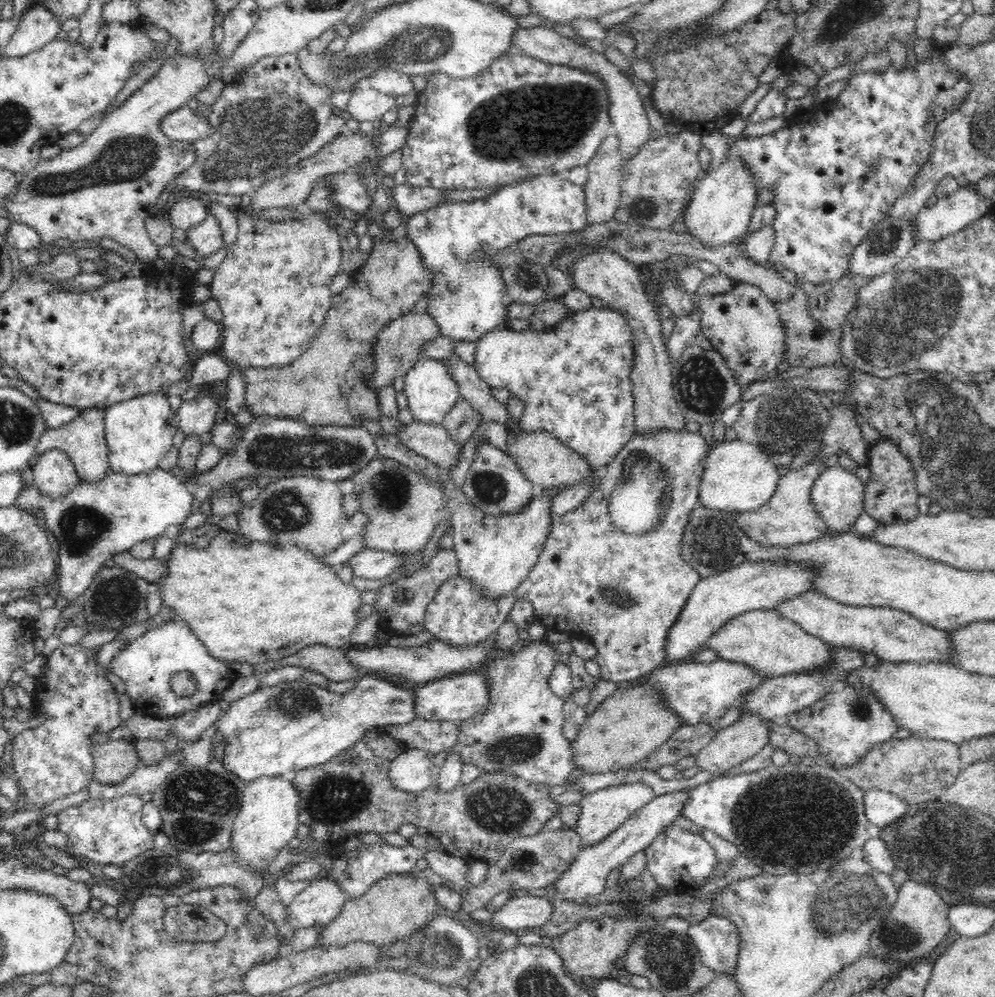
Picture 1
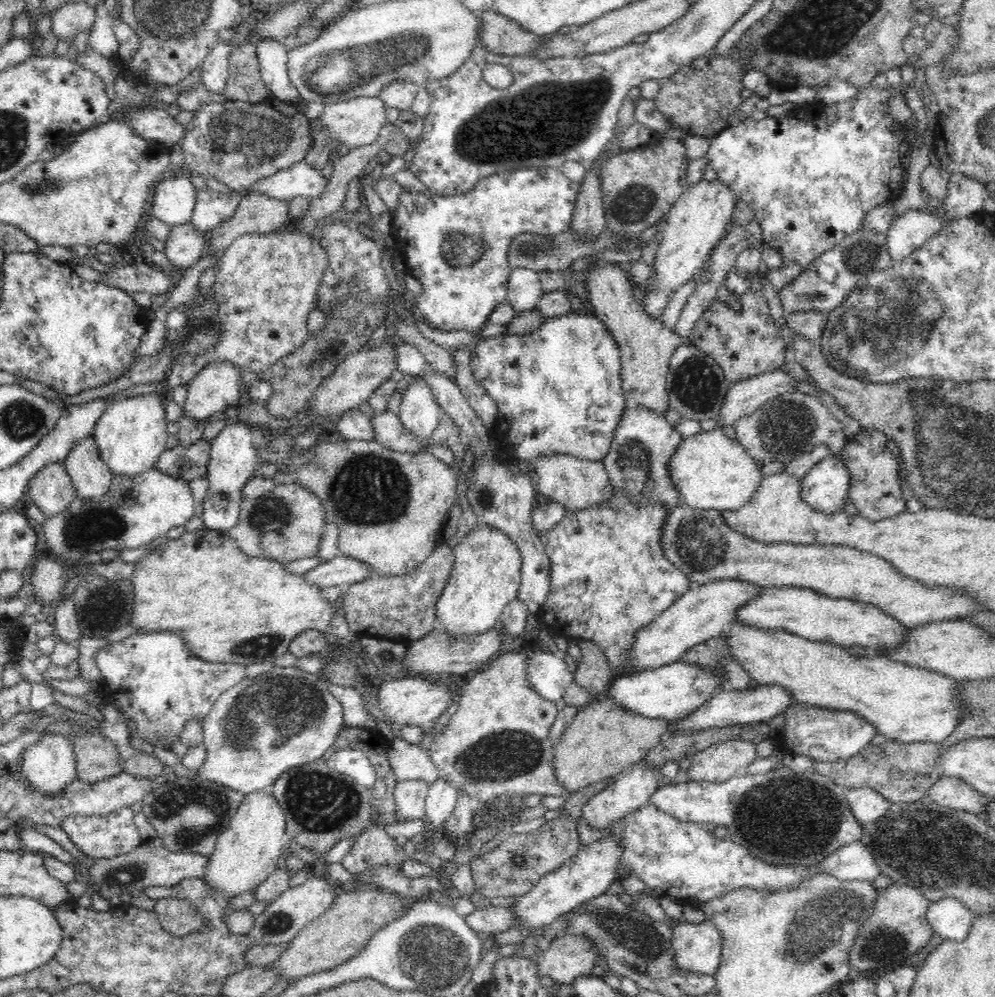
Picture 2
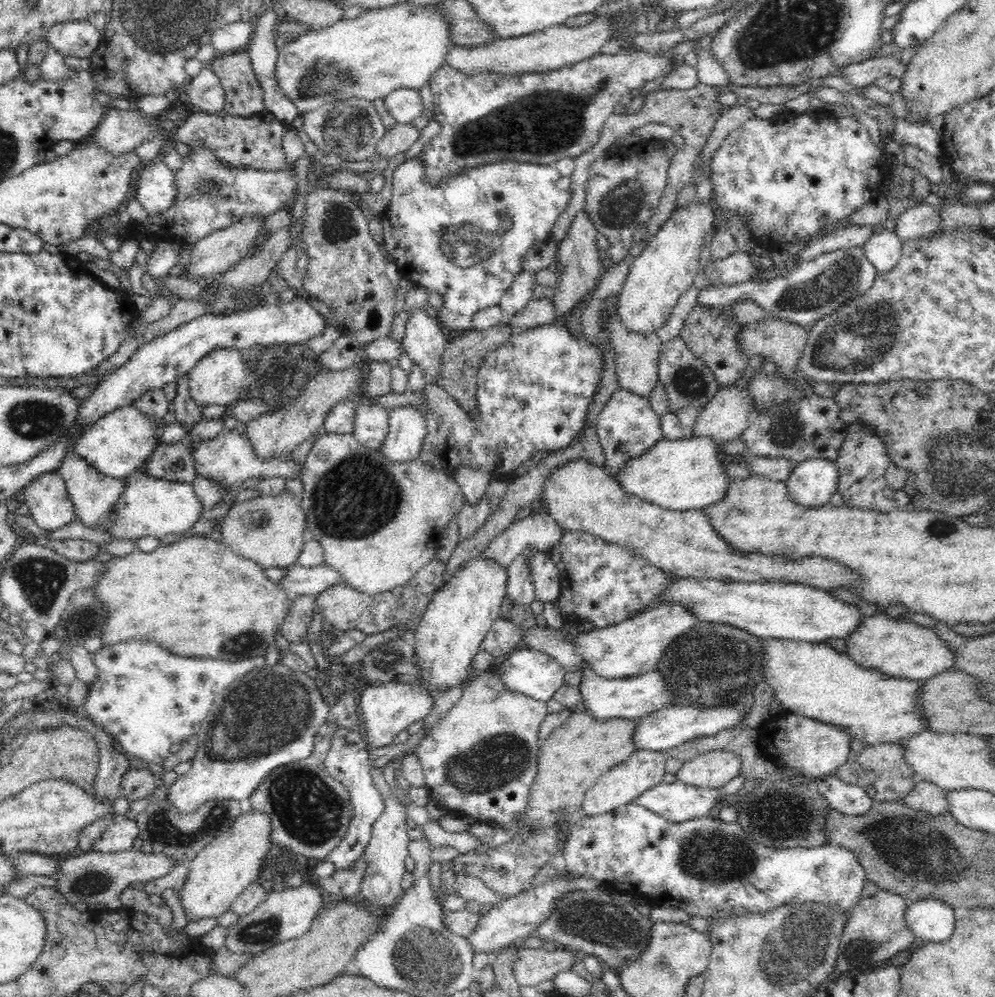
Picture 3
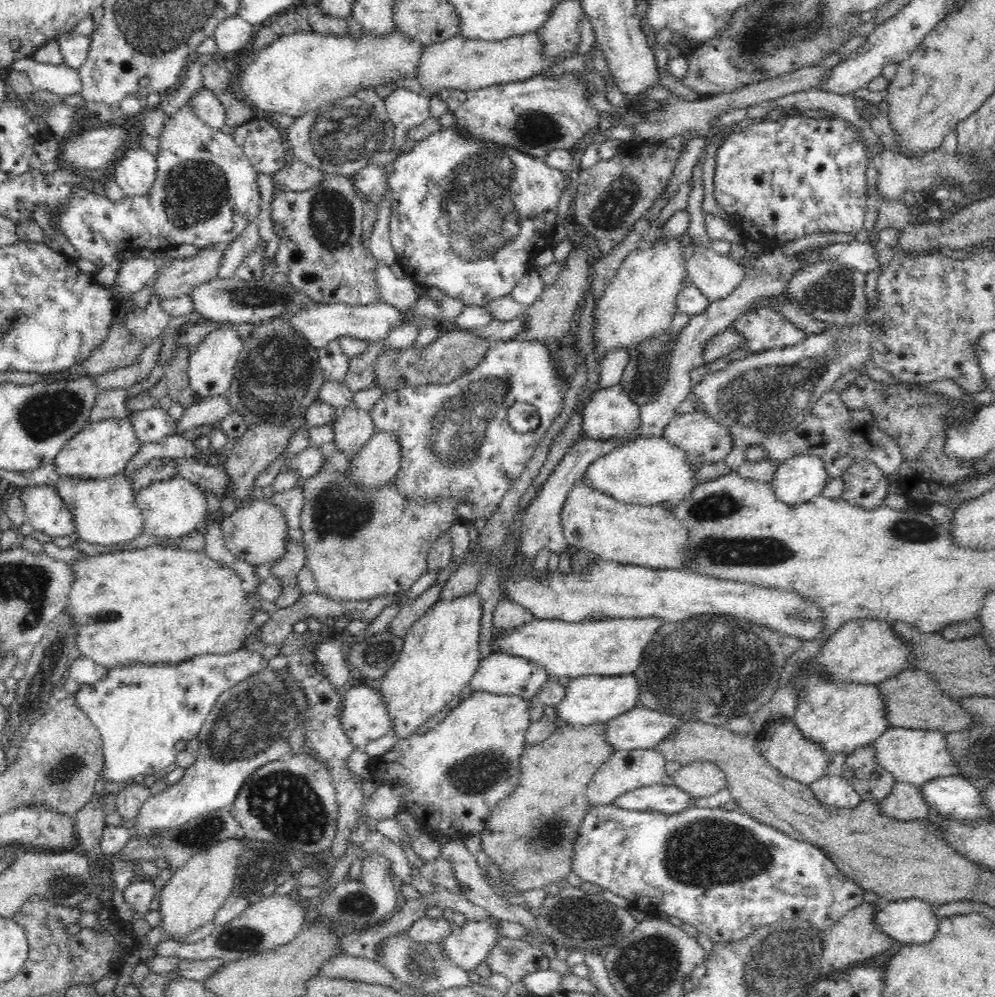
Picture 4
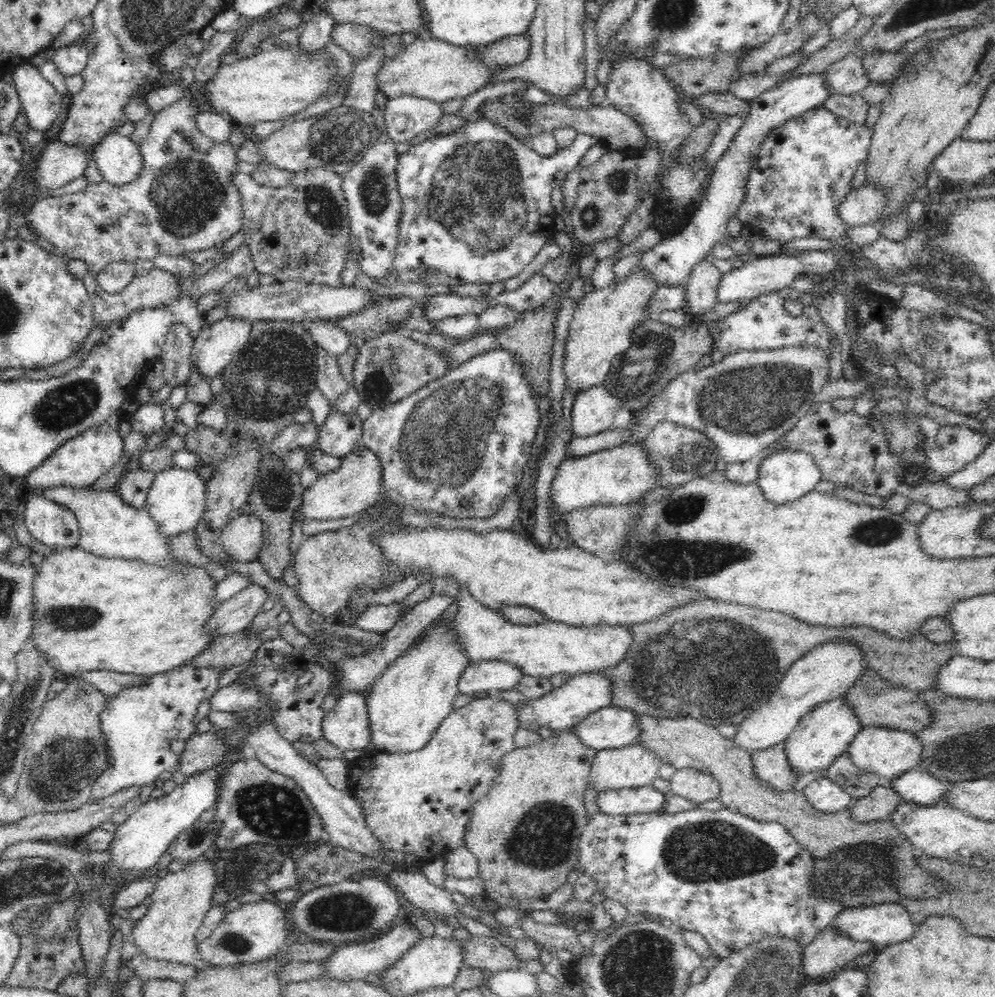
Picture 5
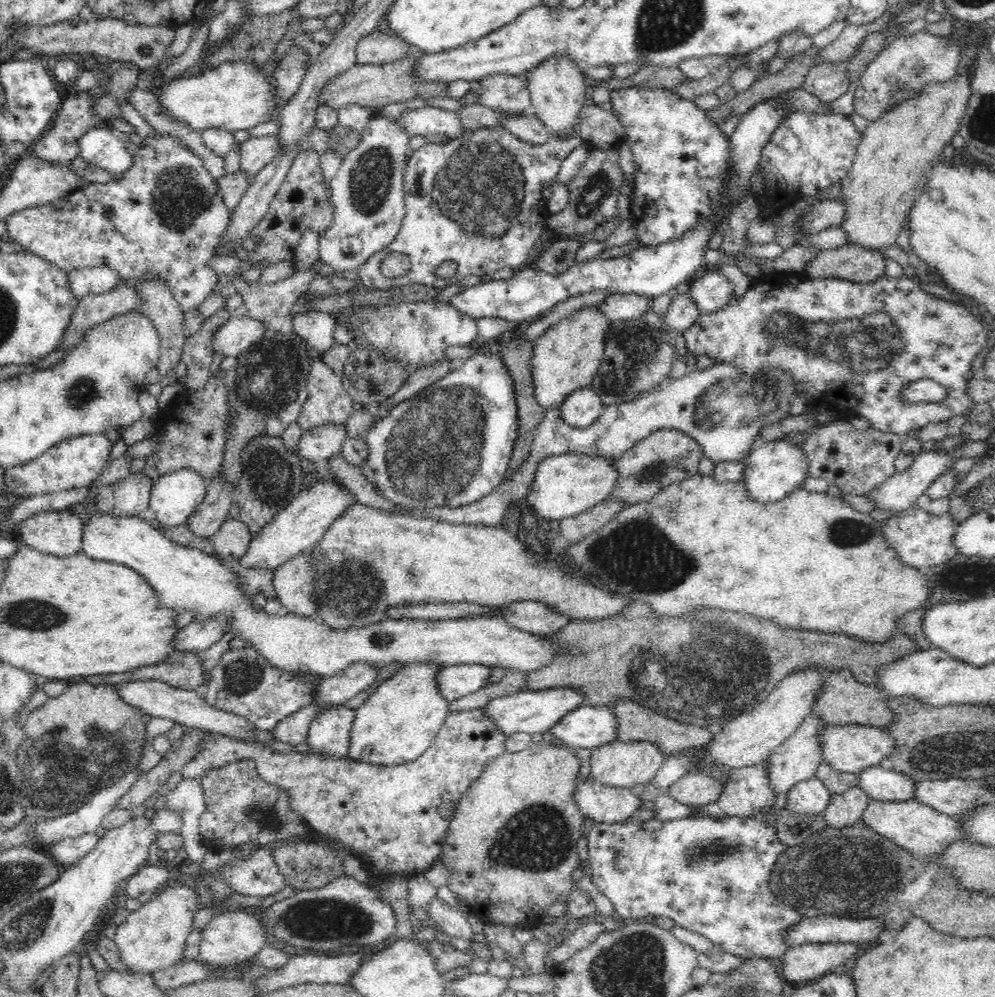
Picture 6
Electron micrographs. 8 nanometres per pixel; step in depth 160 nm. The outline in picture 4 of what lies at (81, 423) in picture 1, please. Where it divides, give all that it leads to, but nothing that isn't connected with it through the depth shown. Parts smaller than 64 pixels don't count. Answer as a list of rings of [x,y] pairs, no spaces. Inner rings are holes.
[[[120,472],[108,478],[71,478],[71,476],[66,476],[66,478],[60,477],[56,481],[55,489],[73,514],[75,532],[79,539],[90,544],[110,547],[130,542],[144,534],[144,515],[136,505],[131,478],[132,476],[124,476]]]

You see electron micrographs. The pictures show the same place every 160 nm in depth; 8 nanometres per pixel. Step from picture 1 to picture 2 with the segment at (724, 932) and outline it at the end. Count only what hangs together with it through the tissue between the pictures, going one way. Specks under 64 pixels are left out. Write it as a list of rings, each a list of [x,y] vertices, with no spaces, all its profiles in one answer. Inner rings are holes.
[[[706,920],[701,923],[680,922],[672,926],[672,934],[669,946],[673,951],[673,959],[678,968],[688,972],[710,975],[713,975],[718,970],[722,950],[722,937],[713,922]]]

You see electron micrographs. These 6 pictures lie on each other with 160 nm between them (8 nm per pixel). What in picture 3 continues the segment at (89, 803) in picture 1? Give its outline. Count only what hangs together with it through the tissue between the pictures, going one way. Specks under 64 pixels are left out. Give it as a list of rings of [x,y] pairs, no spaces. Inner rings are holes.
[[[115,816],[113,823],[96,839],[91,846],[92,851],[99,853],[119,853],[132,849],[134,840],[139,836],[137,822],[125,816]]]

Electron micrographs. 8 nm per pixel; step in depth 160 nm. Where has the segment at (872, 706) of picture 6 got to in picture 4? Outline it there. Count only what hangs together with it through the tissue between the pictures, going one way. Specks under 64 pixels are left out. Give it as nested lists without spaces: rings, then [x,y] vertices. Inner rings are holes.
[[[904,670],[904,674],[896,674],[888,680],[879,682],[877,687],[885,702],[886,720],[892,727],[938,730],[949,733],[973,727],[975,723],[975,718],[959,705],[957,699],[946,696],[932,681],[930,673],[925,671]]]

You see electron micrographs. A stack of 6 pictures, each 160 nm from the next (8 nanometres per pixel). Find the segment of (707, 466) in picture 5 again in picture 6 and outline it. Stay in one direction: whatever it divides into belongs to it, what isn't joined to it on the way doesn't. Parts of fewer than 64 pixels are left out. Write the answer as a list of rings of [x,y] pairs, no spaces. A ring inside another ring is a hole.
[[[676,429],[655,430],[614,458],[613,465],[619,475],[610,497],[627,506],[650,500],[664,487],[698,474],[698,464],[703,457],[703,448],[691,436]]]

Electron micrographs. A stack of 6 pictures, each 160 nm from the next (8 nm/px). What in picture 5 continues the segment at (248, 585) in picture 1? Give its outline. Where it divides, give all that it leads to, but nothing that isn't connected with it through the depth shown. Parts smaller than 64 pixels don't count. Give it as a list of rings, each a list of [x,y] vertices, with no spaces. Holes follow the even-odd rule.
[[[75,548],[59,549],[52,552],[48,556],[44,556],[44,561],[36,564],[36,576],[34,576],[34,628],[29,636],[29,642],[26,648],[35,646],[47,656],[46,662],[52,668],[59,672],[61,677],[77,677],[85,671],[92,670],[110,670],[121,674],[143,675],[148,678],[154,674],[169,672],[188,664],[195,656],[198,656],[210,643],[212,639],[219,636],[213,636],[211,630],[205,628],[206,622],[210,620],[210,616],[216,612],[216,608],[220,606],[215,598],[214,589],[218,583],[214,583],[208,571],[198,566],[192,566],[188,563],[178,560],[178,564],[172,564],[170,567],[158,567],[150,565],[140,560],[126,560],[124,558],[103,558],[96,557],[92,553]]]

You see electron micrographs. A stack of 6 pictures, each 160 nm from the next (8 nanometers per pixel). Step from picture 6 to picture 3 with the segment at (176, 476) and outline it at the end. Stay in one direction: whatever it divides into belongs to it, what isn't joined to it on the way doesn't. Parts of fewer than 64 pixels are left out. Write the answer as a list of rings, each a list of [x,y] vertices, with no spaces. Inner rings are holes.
[[[144,471],[136,478],[129,475],[126,479],[128,479],[126,490],[122,492],[114,506],[110,524],[100,529],[116,540],[136,542],[145,536],[159,539],[166,535],[179,535],[192,529],[192,526],[201,520],[200,514],[204,509],[193,489],[193,483],[155,478]]]

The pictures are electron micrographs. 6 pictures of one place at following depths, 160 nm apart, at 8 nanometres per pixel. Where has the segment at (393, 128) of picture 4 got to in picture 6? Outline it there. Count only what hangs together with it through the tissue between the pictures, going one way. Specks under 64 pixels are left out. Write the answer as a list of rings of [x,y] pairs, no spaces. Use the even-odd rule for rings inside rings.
[[[438,107],[406,110],[396,120],[411,138],[418,135],[444,134],[449,139],[456,139],[462,137],[464,132],[458,113]]]

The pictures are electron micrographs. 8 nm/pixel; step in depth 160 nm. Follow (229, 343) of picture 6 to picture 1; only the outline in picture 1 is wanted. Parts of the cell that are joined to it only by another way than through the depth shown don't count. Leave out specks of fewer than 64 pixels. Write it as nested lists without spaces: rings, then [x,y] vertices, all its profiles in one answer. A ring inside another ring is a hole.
[[[204,386],[193,400],[185,400],[177,411],[178,428],[185,435],[199,436],[211,432],[216,425],[220,404],[212,397],[209,386]]]

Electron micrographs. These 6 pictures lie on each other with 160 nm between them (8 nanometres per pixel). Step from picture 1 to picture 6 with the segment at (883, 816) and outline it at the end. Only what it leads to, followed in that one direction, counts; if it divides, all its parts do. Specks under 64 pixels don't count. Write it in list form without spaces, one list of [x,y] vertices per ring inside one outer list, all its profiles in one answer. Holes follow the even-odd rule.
[[[815,776],[795,784],[787,792],[785,808],[790,813],[812,815],[822,813],[828,806],[832,792]]]

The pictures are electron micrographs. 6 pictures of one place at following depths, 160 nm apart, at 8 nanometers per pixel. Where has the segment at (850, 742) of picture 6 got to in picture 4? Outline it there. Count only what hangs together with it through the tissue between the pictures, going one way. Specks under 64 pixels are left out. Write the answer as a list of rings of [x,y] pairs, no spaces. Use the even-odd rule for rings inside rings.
[[[890,727],[885,730],[872,744],[877,763],[885,768],[898,782],[907,782],[920,786],[929,780],[941,776],[960,775],[960,777],[969,778],[970,776],[963,776],[957,769],[957,764],[953,762],[950,756],[945,733],[938,730],[922,730],[922,729],[909,729],[902,727]]]

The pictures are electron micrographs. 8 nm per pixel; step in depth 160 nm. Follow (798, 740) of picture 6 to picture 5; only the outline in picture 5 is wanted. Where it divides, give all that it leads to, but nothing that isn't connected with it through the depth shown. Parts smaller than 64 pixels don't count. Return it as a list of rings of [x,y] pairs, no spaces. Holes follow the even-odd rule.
[[[845,695],[812,708],[802,717],[798,726],[785,740],[785,751],[790,768],[797,774],[808,774],[814,770],[824,770],[838,756],[846,753],[847,746],[862,730],[863,724],[856,718],[853,708],[845,700]]]

